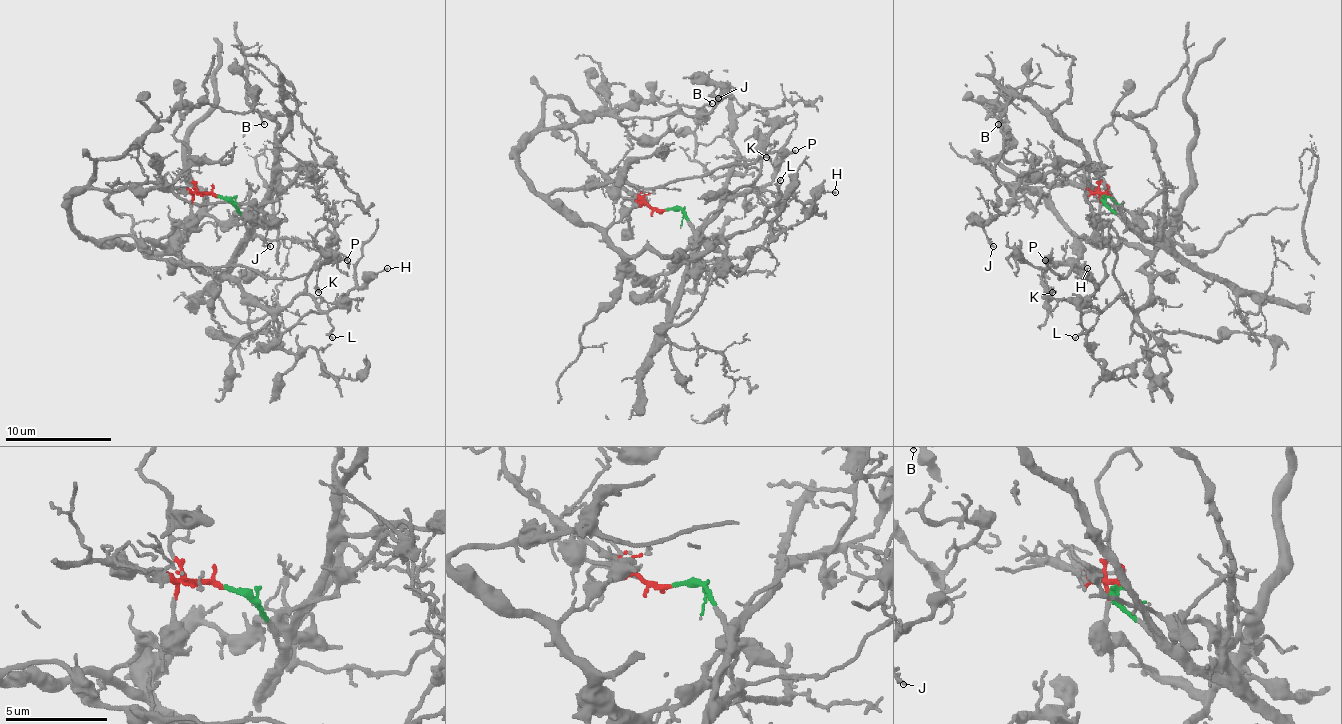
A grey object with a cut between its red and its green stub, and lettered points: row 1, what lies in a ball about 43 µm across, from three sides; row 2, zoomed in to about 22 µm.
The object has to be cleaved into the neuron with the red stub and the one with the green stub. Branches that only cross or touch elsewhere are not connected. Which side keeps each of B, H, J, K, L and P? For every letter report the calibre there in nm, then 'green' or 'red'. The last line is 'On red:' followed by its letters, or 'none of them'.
B: 120 nm | red
H: 110 nm | red
J: 120 nm | red
K: 200 nm | red
L: 160 nm | red
P: 280 nm | red
On red: B, H, J, K, L, P

